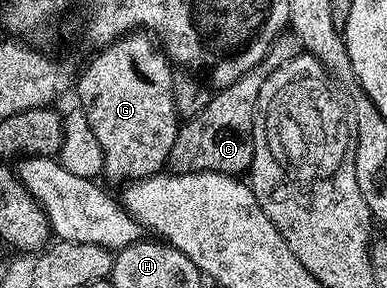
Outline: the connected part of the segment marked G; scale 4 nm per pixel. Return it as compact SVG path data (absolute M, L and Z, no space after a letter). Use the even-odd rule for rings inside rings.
M131 32L101 47L95 54L98 55L77 75L76 94L78 90L82 97L80 109L84 116L88 116L88 125L100 143L100 152L104 152L102 174L114 182L129 184L153 174L163 173L164 167L170 161L172 144L176 140L180 125L173 98L174 70L165 50L149 33Z

